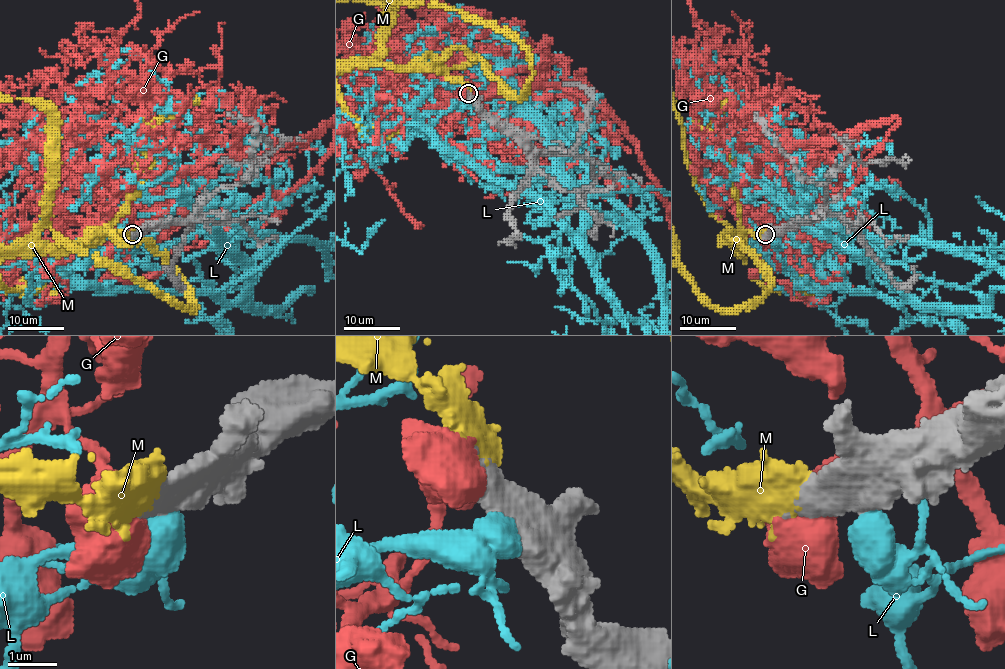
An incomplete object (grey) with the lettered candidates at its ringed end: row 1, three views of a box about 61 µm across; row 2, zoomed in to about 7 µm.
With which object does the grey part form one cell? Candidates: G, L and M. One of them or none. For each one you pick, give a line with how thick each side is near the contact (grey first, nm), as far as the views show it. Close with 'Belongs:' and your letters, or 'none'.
M: calibres 600 and 600 nm
Belongs: M

